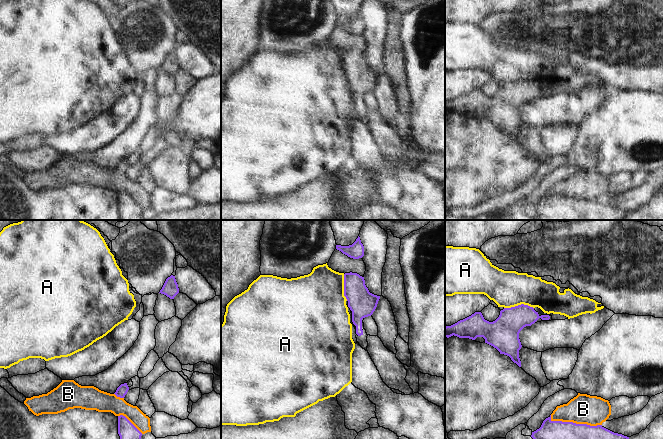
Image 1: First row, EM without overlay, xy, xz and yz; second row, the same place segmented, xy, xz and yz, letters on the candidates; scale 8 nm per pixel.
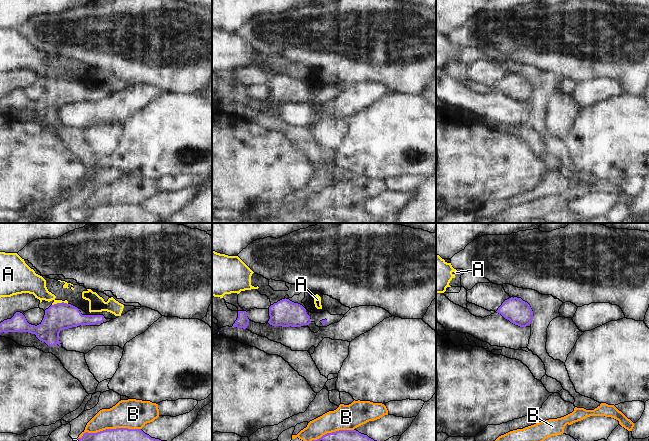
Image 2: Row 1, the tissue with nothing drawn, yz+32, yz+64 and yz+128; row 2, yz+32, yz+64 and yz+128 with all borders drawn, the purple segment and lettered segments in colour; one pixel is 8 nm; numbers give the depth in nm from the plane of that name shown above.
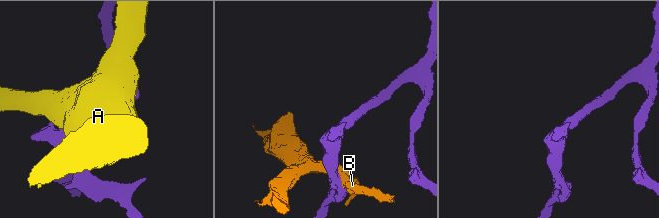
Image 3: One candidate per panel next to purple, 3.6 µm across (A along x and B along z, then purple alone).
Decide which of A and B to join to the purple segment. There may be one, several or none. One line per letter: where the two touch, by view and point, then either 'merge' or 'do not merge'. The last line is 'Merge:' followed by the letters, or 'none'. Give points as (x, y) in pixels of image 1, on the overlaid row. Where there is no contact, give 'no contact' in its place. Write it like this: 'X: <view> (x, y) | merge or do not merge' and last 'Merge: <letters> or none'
A: yz (518, 305) | do not merge
B: yz (574, 423) | do not merge
Merge: none

